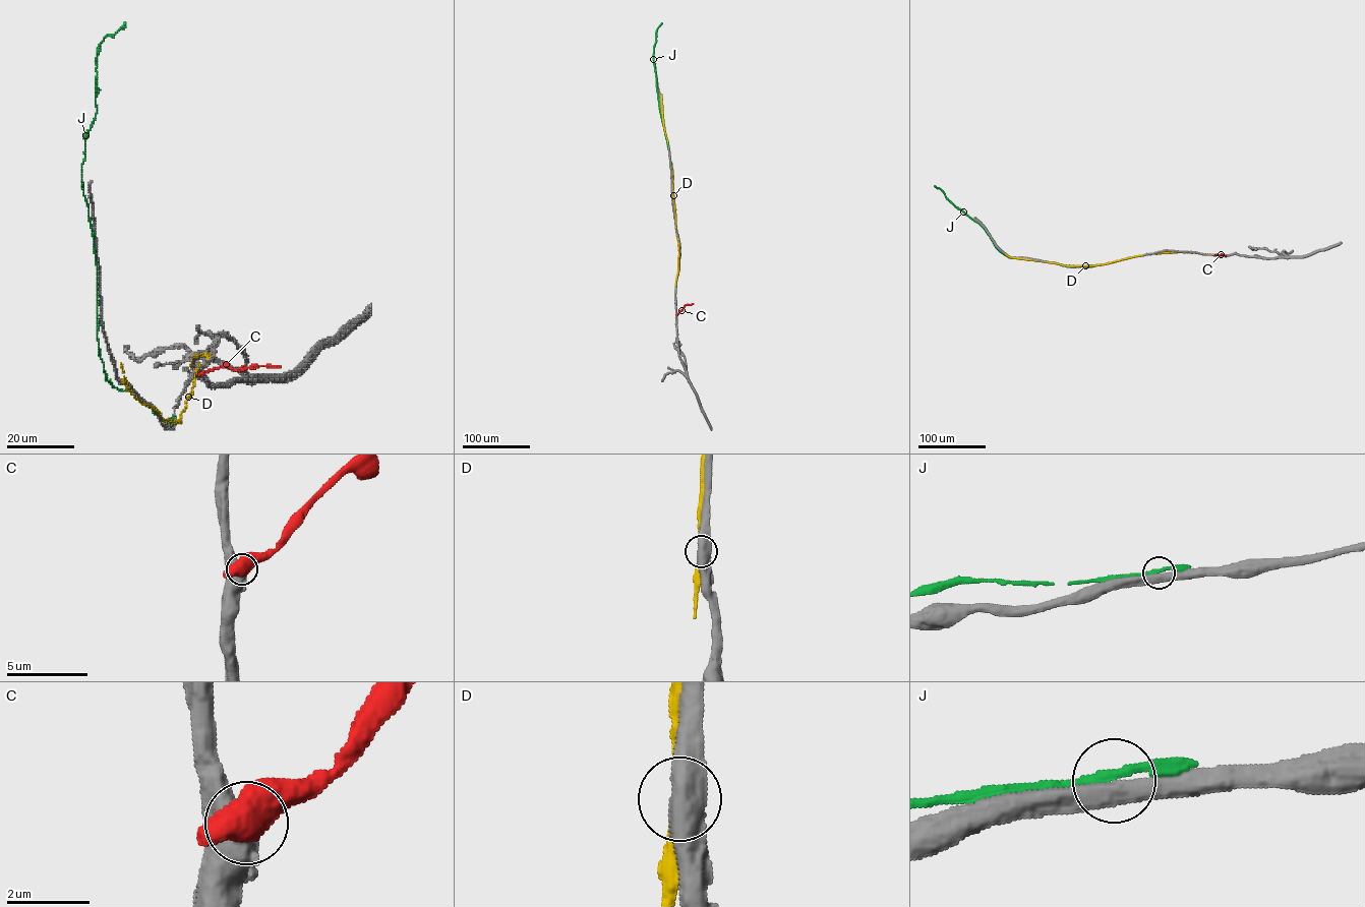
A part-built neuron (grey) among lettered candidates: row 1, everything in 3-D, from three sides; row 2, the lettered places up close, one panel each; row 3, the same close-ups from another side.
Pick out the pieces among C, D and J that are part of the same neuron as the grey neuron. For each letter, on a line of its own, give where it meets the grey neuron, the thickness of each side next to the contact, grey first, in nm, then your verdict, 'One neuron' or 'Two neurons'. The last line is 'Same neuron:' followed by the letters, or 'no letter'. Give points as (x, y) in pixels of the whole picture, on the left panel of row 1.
C: Touches grey at (199, 372). Thickness 900 nm (grey) against 700 nm. Two neurons
D: Touches grey at (191, 364). Thickness 650 nm (grey) against 320 nm. Two neurons
J: Touches grey at (174, 418). Thickness 440 nm (grey) against 240 nm. Two neurons
Same neuron: no letter

